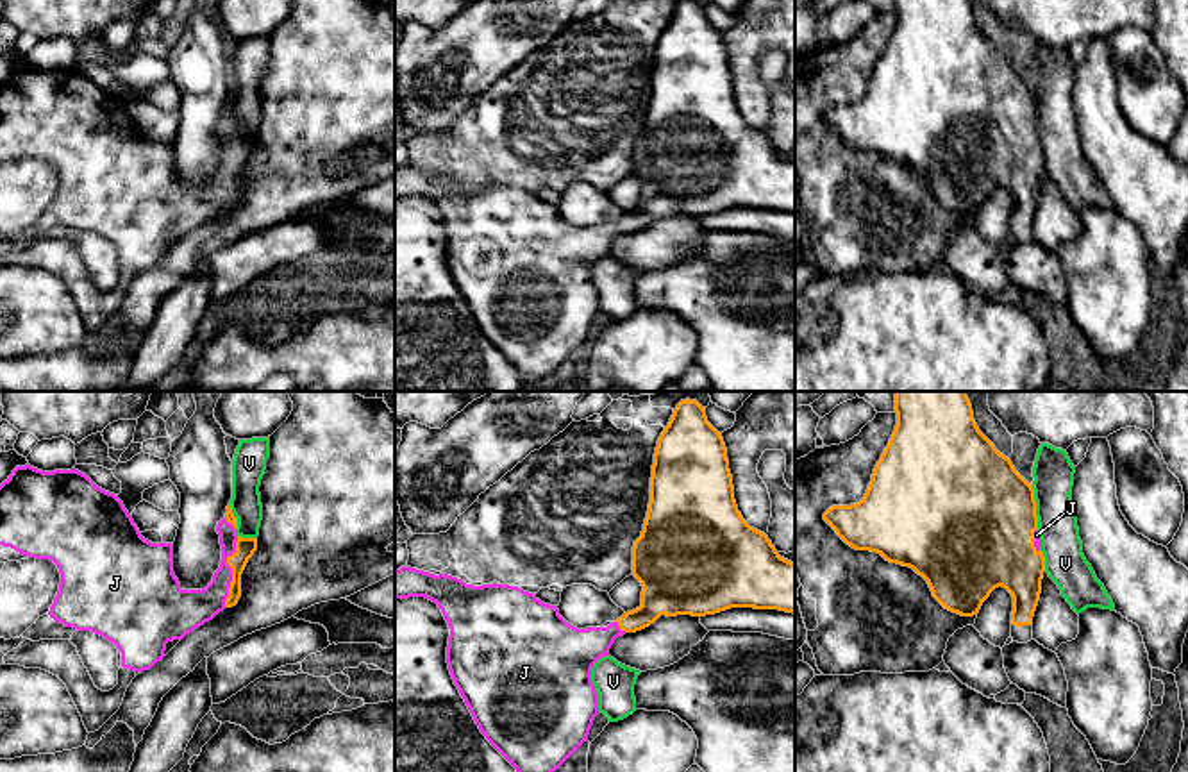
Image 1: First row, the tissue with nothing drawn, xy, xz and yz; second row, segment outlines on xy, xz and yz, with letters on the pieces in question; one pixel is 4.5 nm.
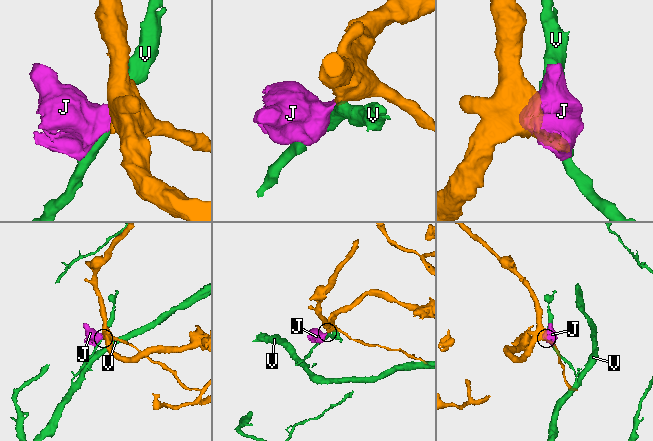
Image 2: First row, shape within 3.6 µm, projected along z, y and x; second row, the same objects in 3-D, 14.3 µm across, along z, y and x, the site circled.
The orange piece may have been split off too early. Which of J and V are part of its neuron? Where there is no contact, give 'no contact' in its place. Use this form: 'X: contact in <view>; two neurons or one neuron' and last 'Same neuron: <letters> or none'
J: contact in xy; one neuron
V: contact in yz; two neurons
Same neuron: J

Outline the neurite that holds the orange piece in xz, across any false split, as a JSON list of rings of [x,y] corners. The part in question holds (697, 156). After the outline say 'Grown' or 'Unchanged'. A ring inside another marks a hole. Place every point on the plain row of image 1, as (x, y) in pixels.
[[[681,0],[673,9],[668,25],[665,27],[665,30],[657,39],[654,64],[652,64],[652,77],[650,77],[648,111],[641,136],[634,141],[632,147],[632,175],[643,186],[641,206],[623,213],[616,222],[611,222],[607,227],[577,229],[559,214],[557,206],[545,204],[534,193],[523,191],[518,186],[497,184],[497,182],[473,186],[447,173],[434,175],[411,166],[402,166],[395,170],[395,200],[409,198],[409,197],[425,197],[438,204],[450,227],[447,263],[454,284],[457,286],[461,297],[464,298],[475,323],[479,325],[486,340],[516,368],[523,384],[536,384],[540,379],[548,377],[552,372],[556,372],[584,341],[588,341],[590,329],[593,325],[595,316],[598,315],[598,293],[591,282],[591,268],[600,257],[609,256],[609,248],[618,236],[623,236],[625,232],[641,231],[650,223],[654,223],[661,214],[706,216],[731,207],[779,209],[795,214],[795,163],[781,157],[775,147],[772,145],[772,141],[768,139],[768,136],[750,127],[743,120],[734,100],[732,75],[729,70],[727,48],[722,32],[718,32],[707,21],[706,7],[702,7],[697,0]]]. Grown

